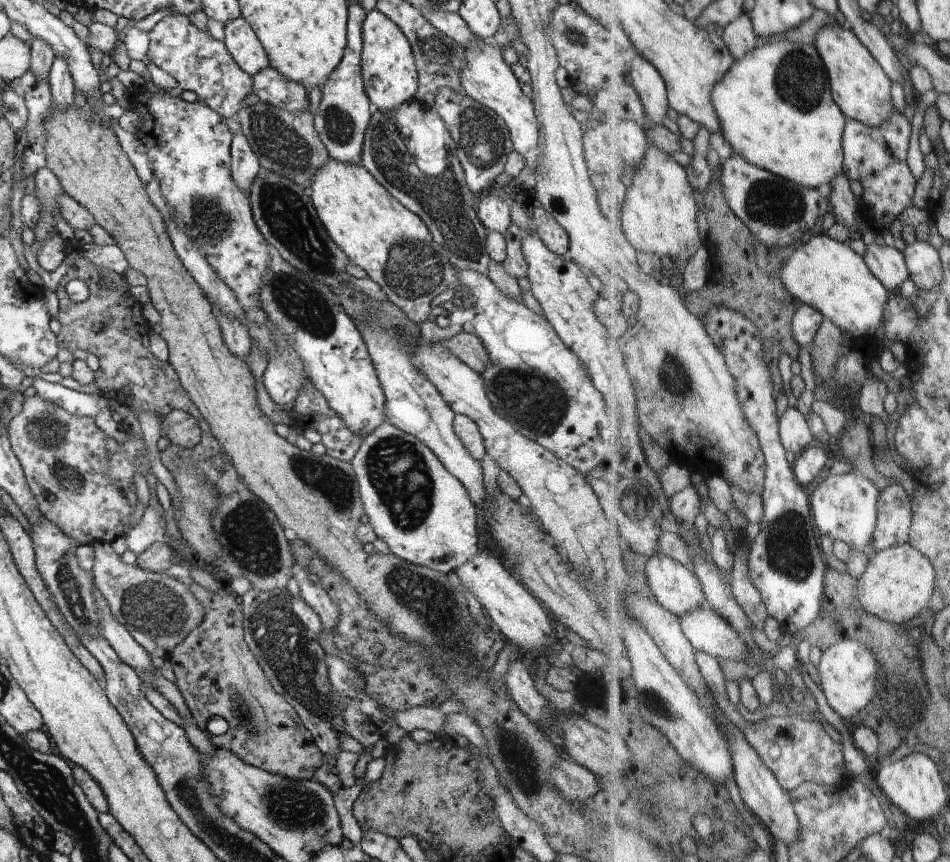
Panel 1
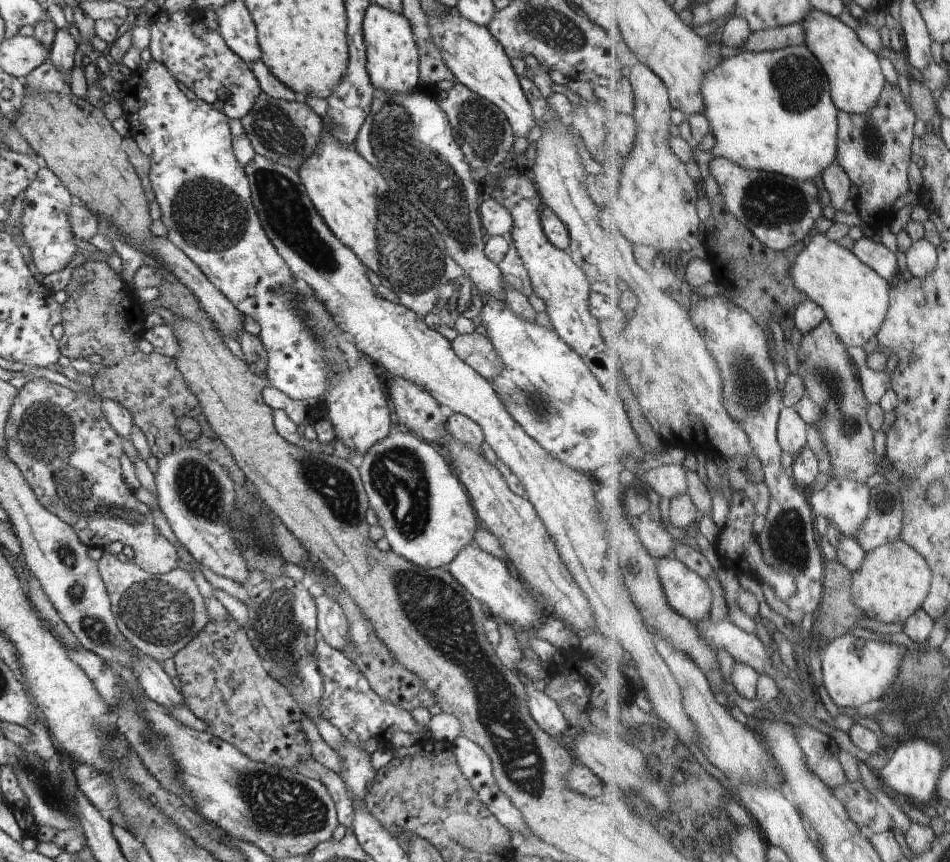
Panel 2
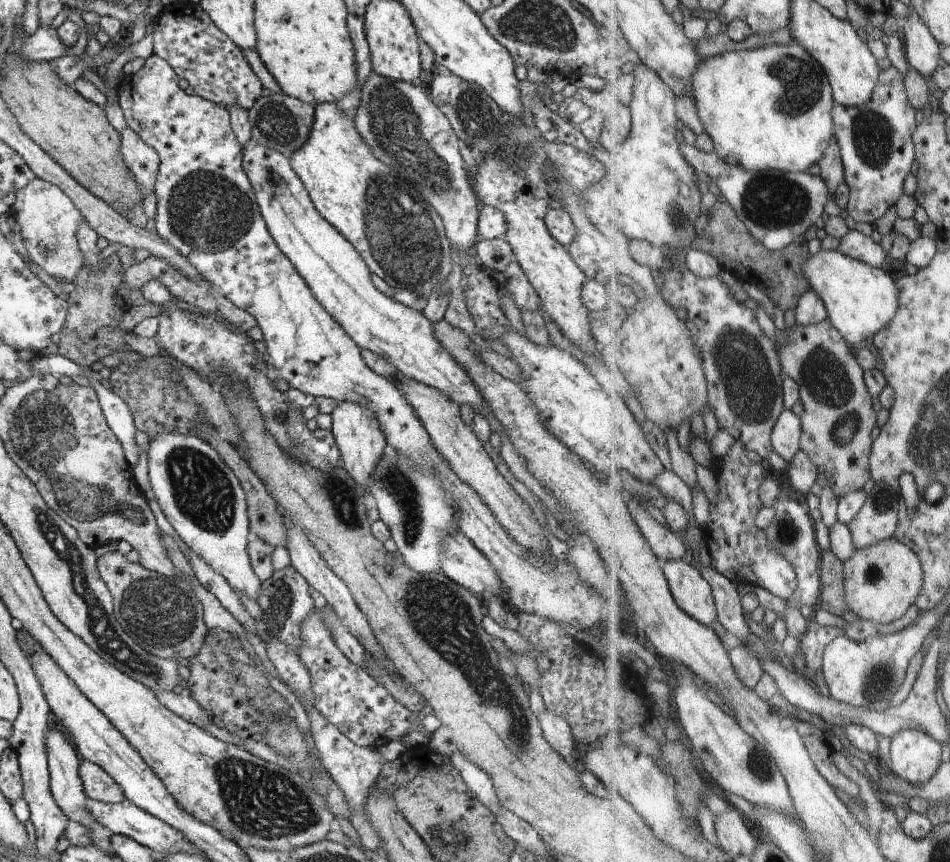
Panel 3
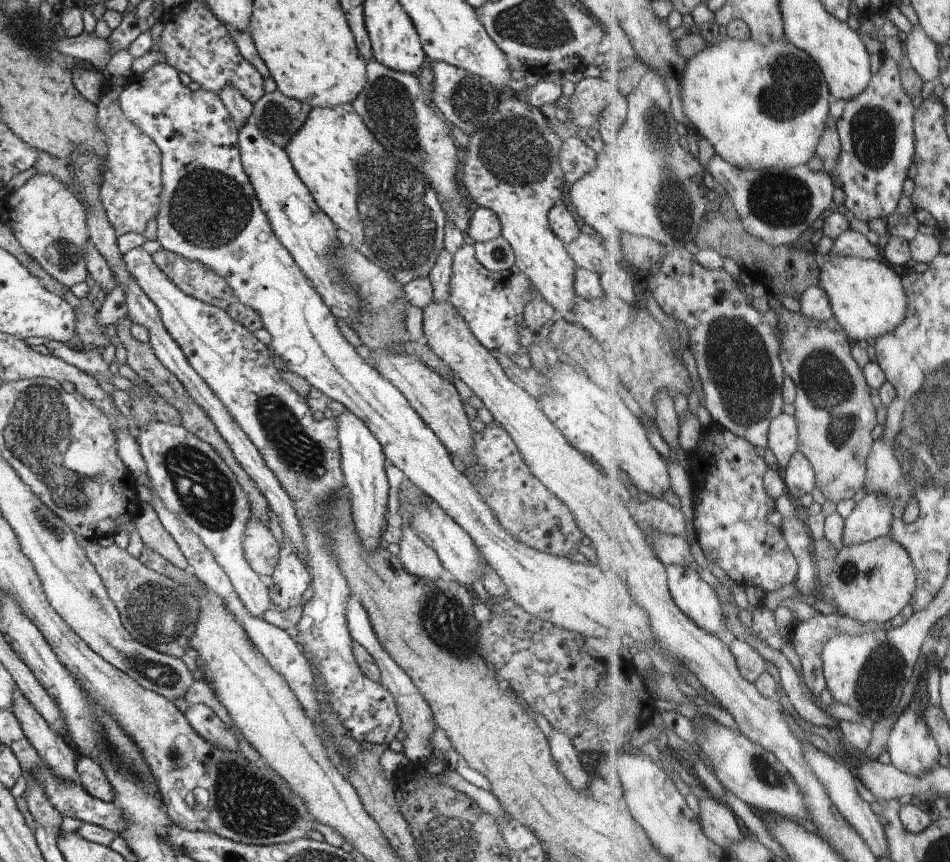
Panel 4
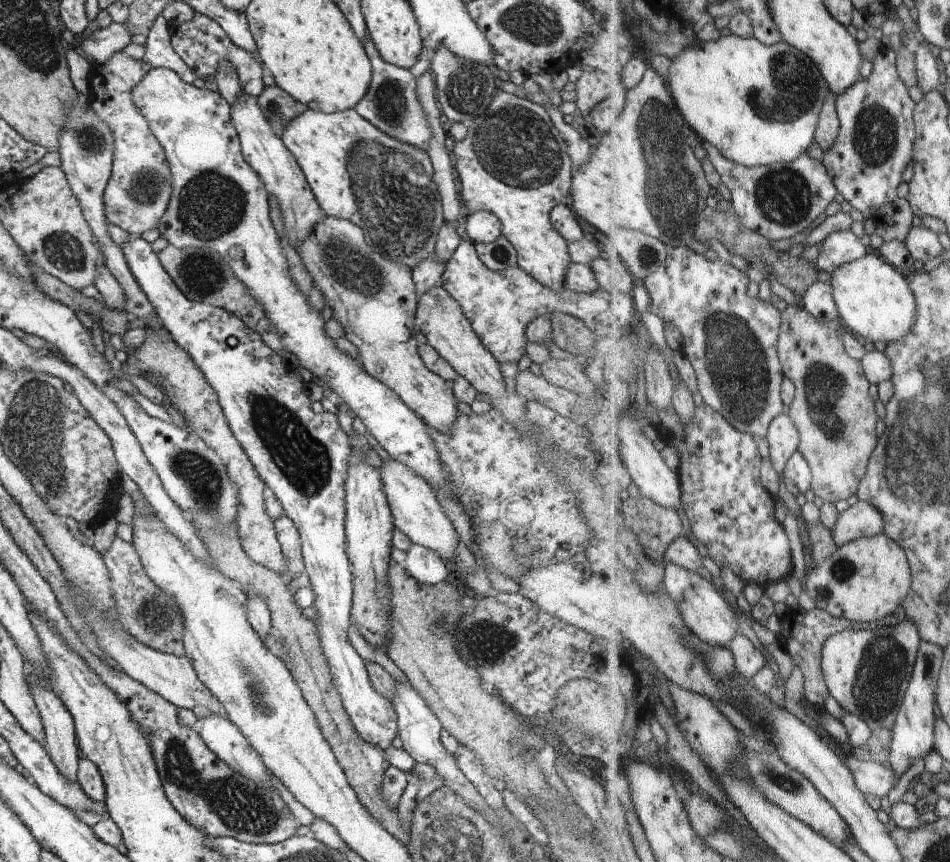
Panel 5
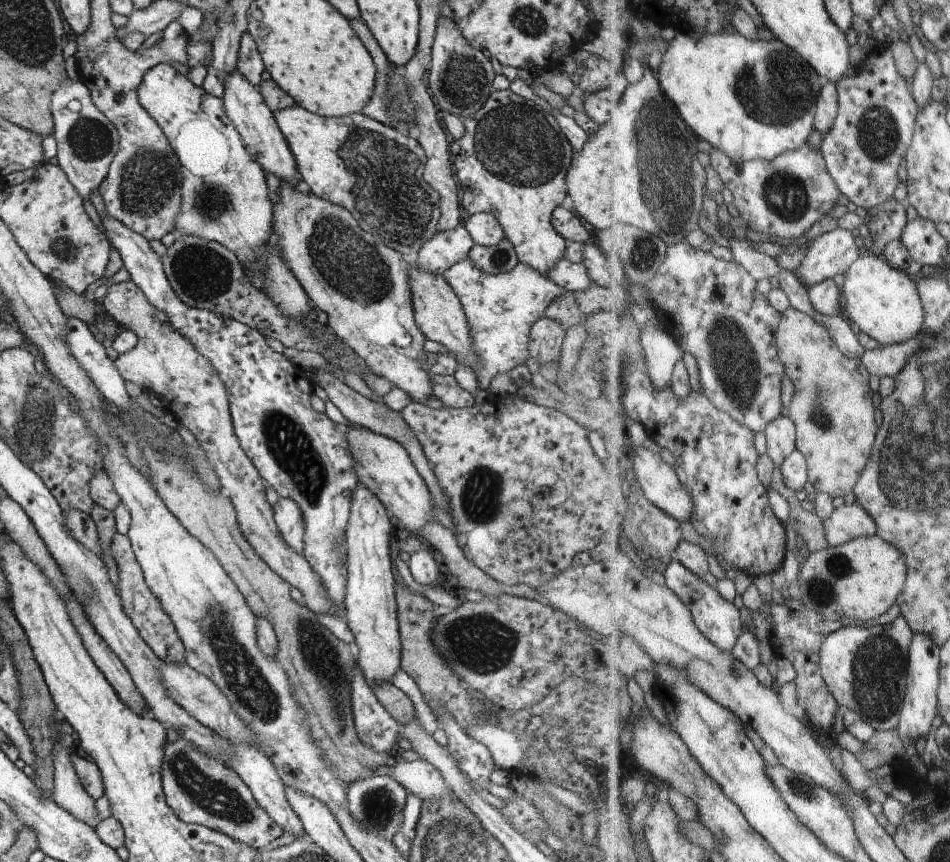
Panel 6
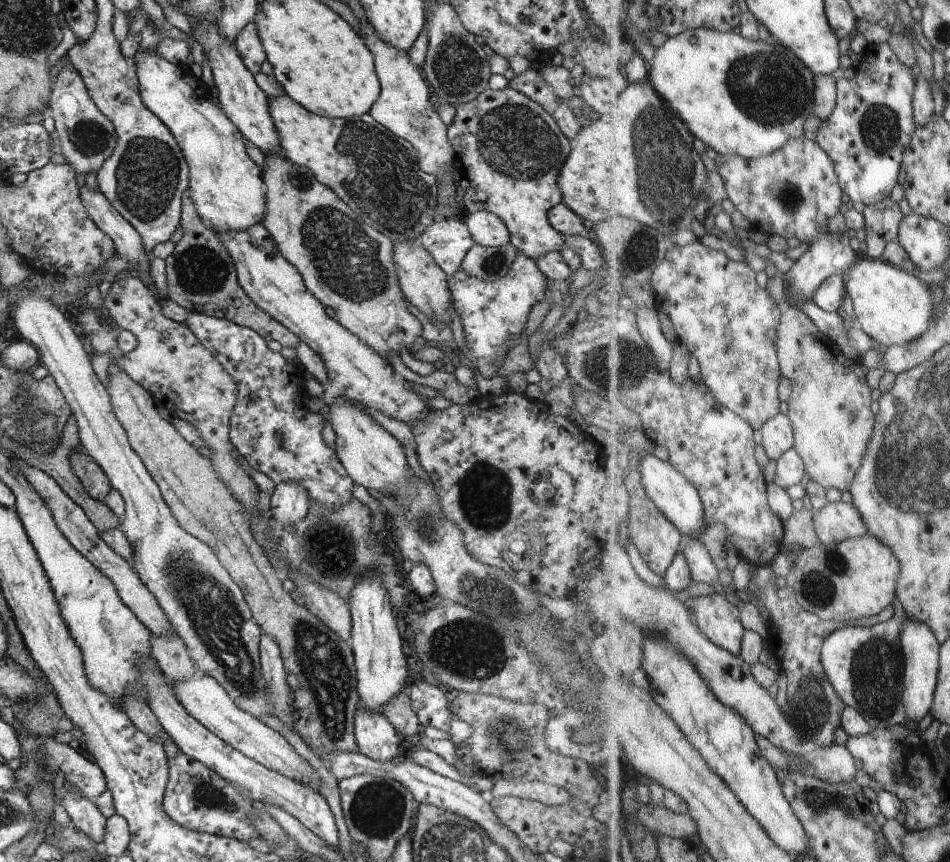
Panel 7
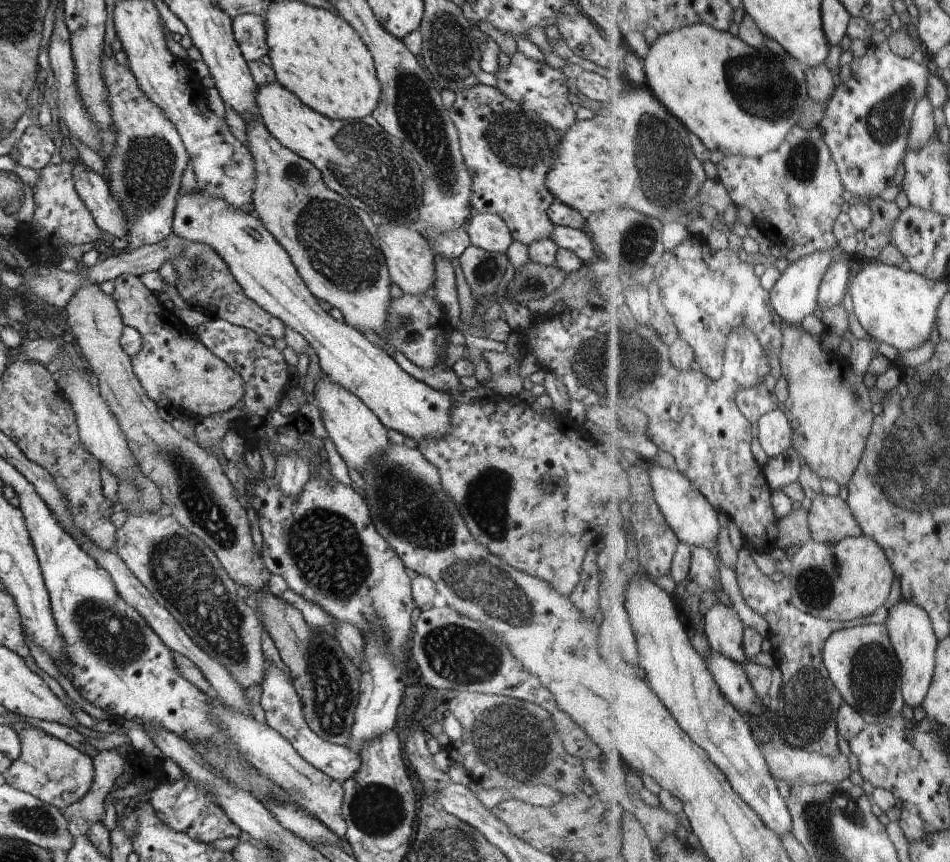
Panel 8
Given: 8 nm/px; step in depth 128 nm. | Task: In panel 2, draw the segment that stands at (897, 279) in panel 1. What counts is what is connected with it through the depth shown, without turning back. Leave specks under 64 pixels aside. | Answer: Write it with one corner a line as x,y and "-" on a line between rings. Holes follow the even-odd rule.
863,236
852,248
870,266
873,266
882,276
894,278
900,272
900,258
886,244
876,242
868,236

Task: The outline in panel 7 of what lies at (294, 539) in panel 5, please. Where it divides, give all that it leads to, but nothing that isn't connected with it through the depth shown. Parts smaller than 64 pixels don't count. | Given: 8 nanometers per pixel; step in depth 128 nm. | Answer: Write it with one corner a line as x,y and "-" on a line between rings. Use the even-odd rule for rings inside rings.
294,480
278,482
271,494
269,514
284,526
296,526
308,514
309,500
302,484

